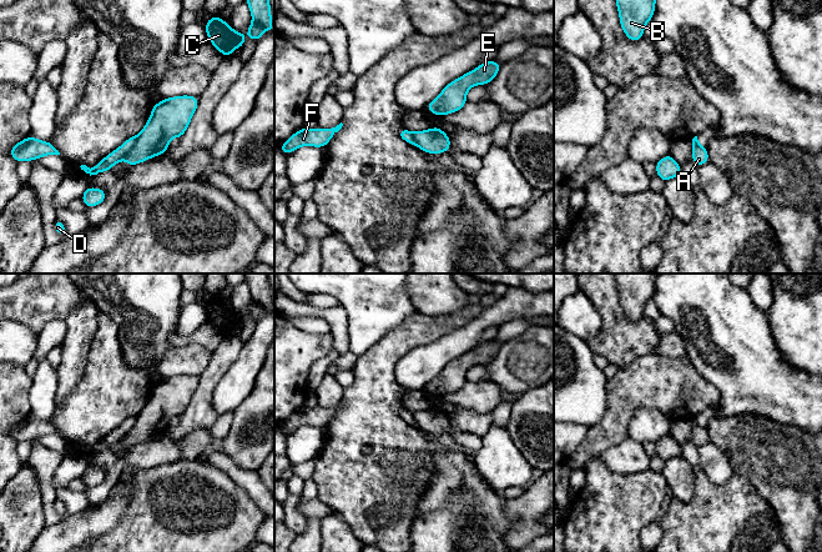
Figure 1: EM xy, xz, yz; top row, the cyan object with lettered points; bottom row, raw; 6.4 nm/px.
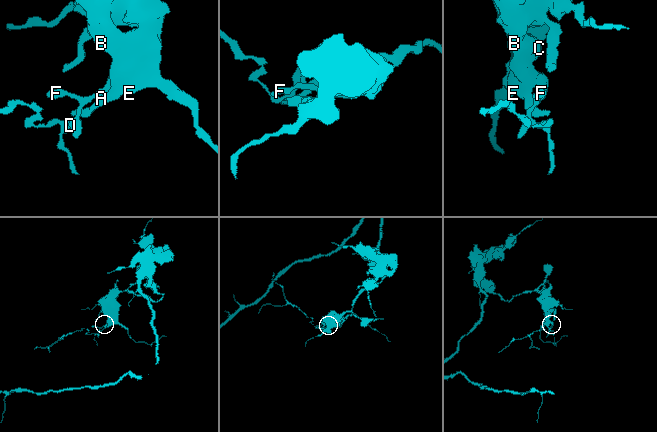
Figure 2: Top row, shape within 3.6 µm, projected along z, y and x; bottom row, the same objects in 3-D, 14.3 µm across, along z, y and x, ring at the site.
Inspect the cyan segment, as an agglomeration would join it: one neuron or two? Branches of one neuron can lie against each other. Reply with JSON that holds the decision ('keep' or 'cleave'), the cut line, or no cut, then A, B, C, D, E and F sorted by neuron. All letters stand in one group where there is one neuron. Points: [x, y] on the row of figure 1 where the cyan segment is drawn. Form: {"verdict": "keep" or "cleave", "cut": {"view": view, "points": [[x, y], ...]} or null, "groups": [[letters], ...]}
{"verdict": "cleave", "cut": {"view": "xy", "points": [[136, 136], [136, 144], [124, 157]]}, "groups": [["A", "B", "C", "E"], ["D", "F"]]}

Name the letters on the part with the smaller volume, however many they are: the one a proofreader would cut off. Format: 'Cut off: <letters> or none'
Cut off: D, F

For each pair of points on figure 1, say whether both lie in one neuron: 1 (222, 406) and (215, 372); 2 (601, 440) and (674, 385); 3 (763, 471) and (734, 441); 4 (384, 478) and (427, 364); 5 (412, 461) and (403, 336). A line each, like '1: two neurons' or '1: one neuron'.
1: two neurons
2: one neuron
3: one neuron
4: two neurons
5: one neuron

